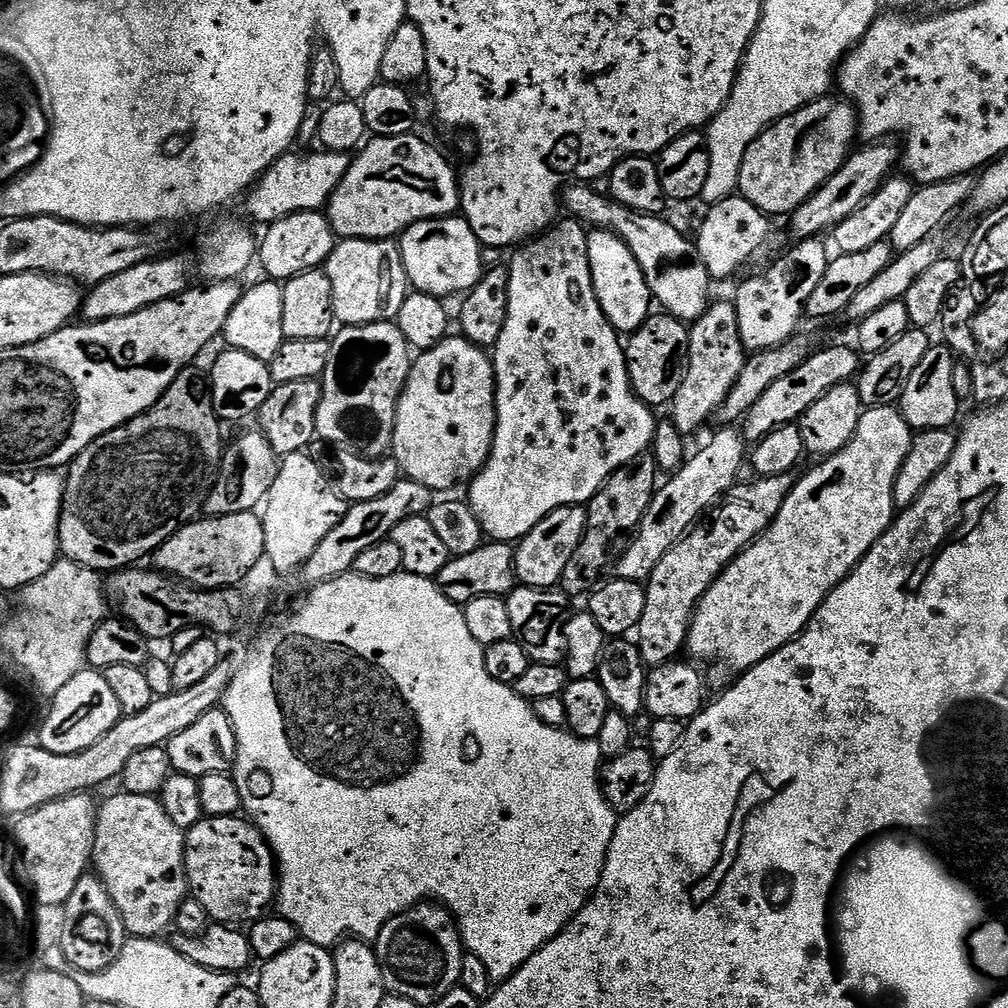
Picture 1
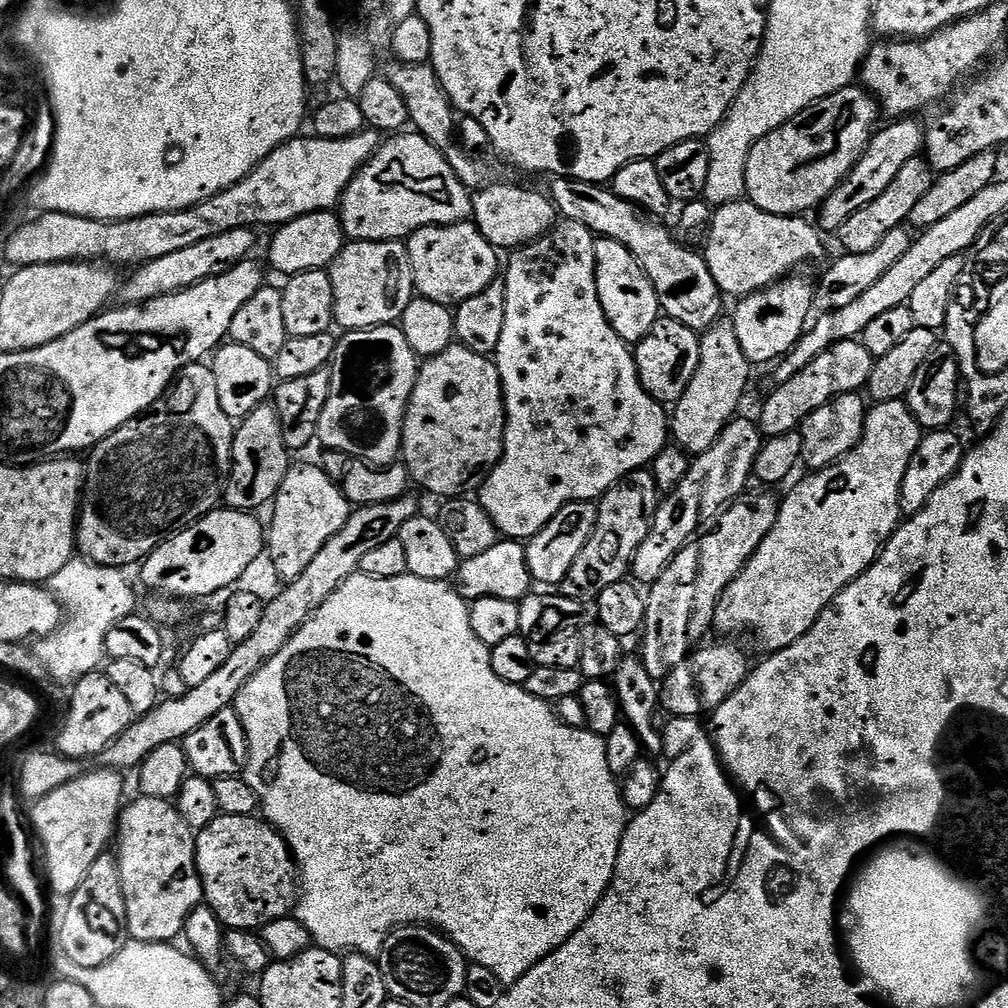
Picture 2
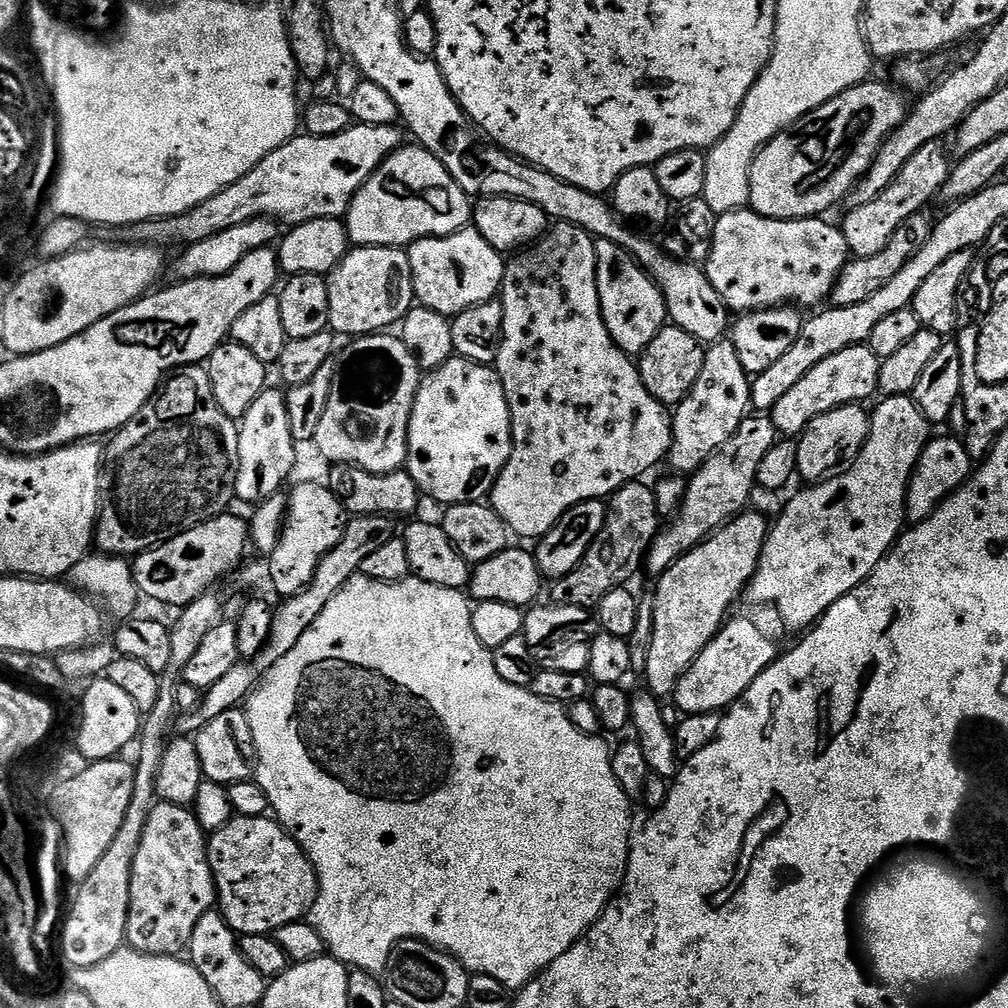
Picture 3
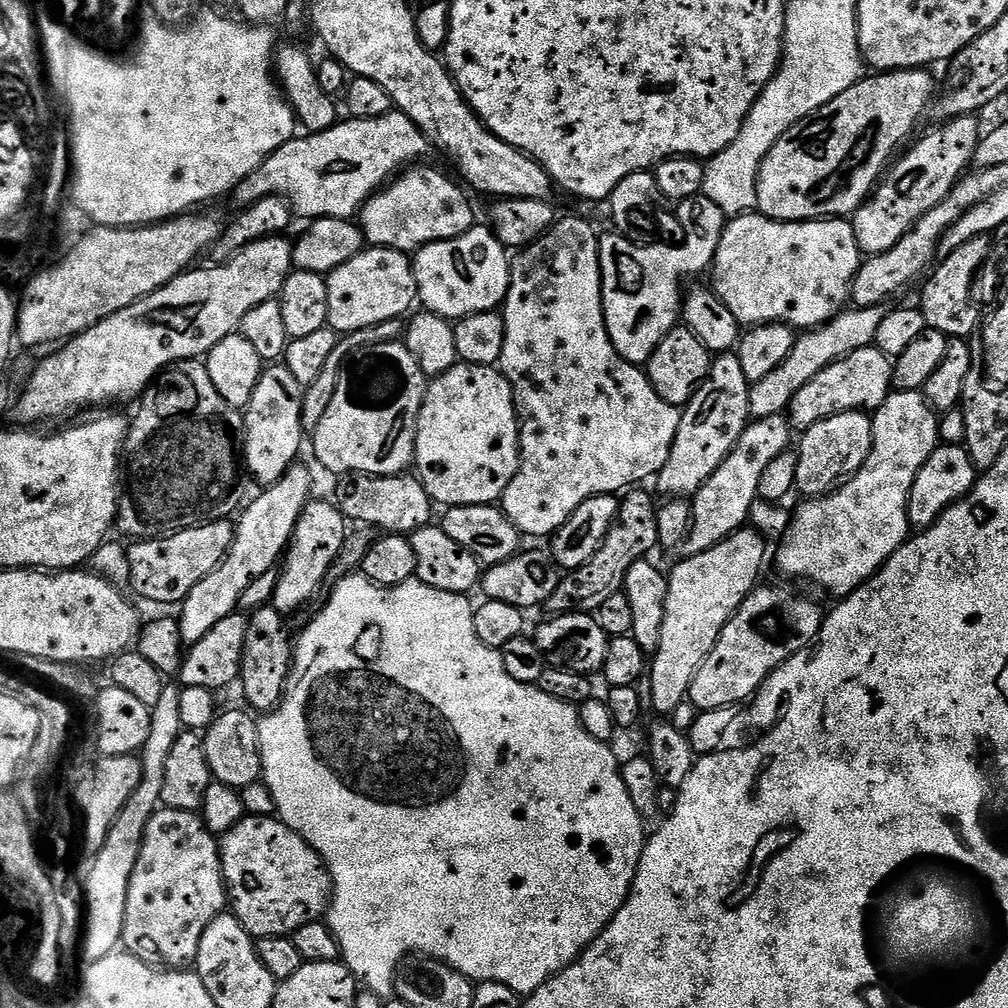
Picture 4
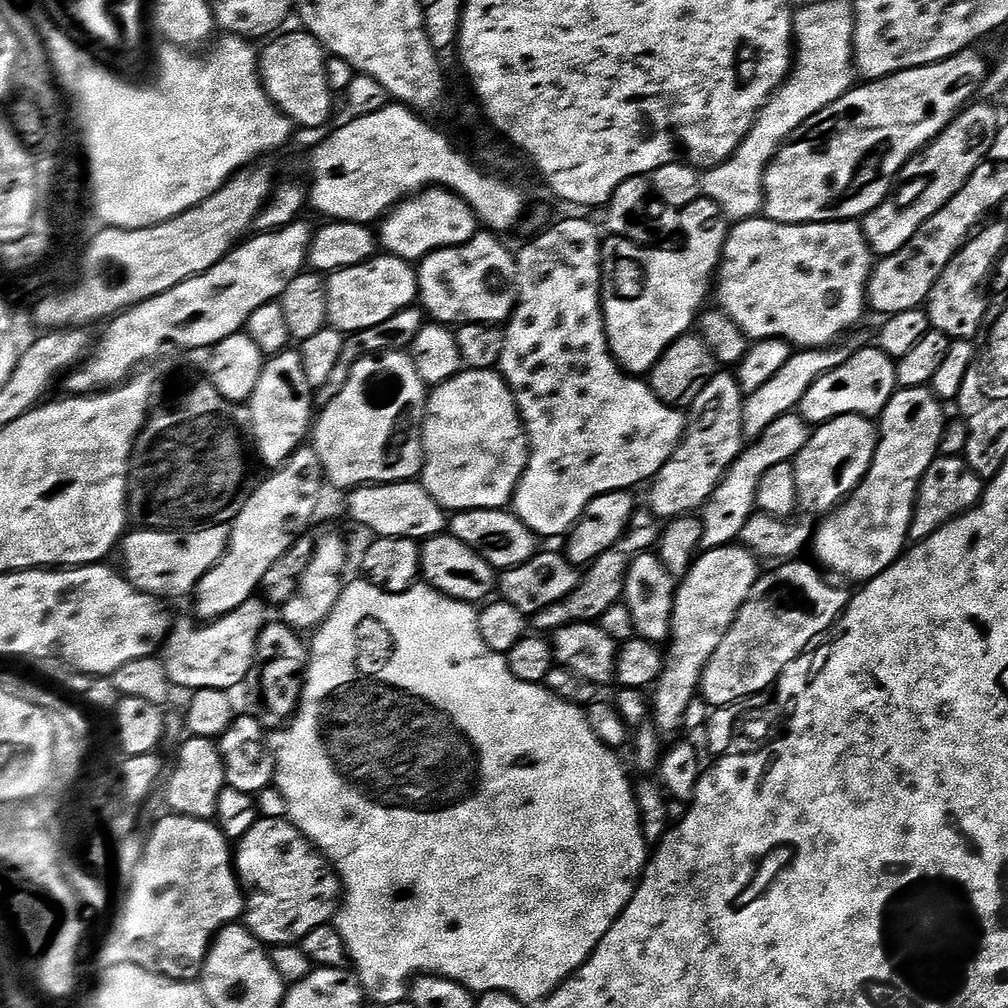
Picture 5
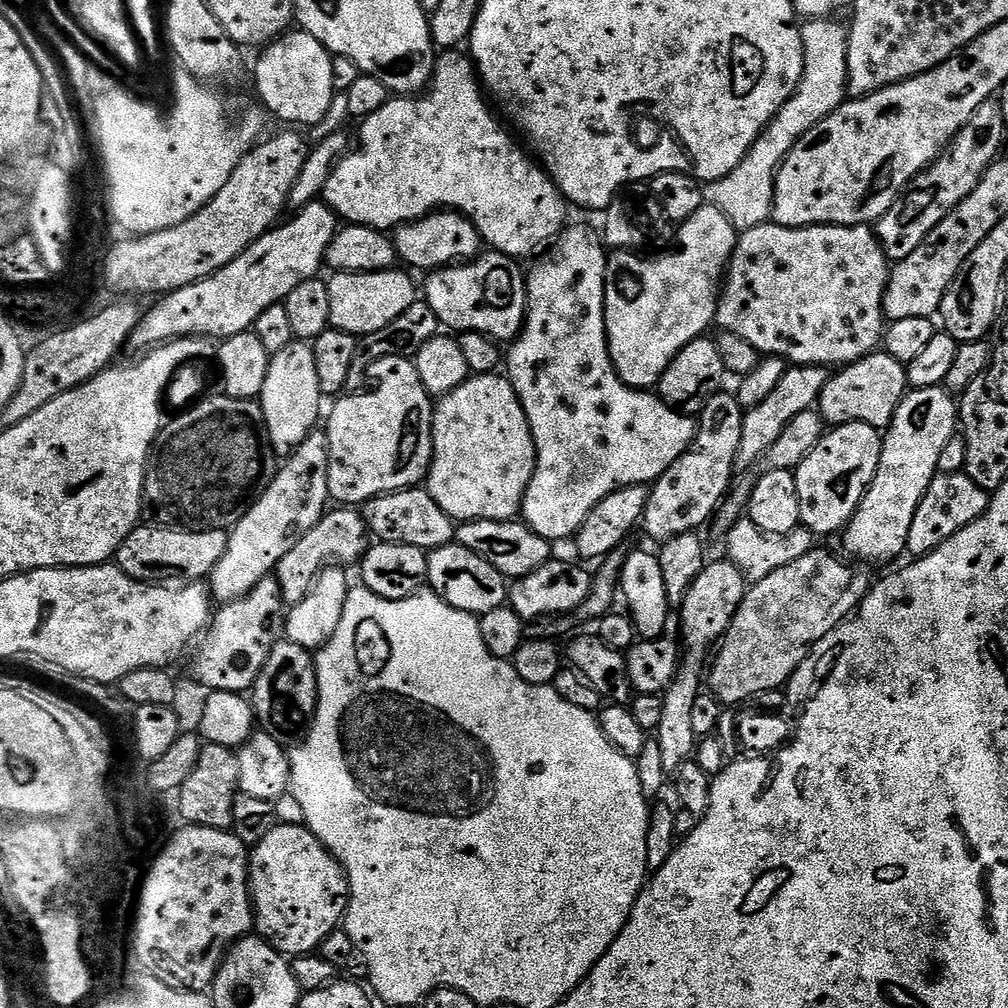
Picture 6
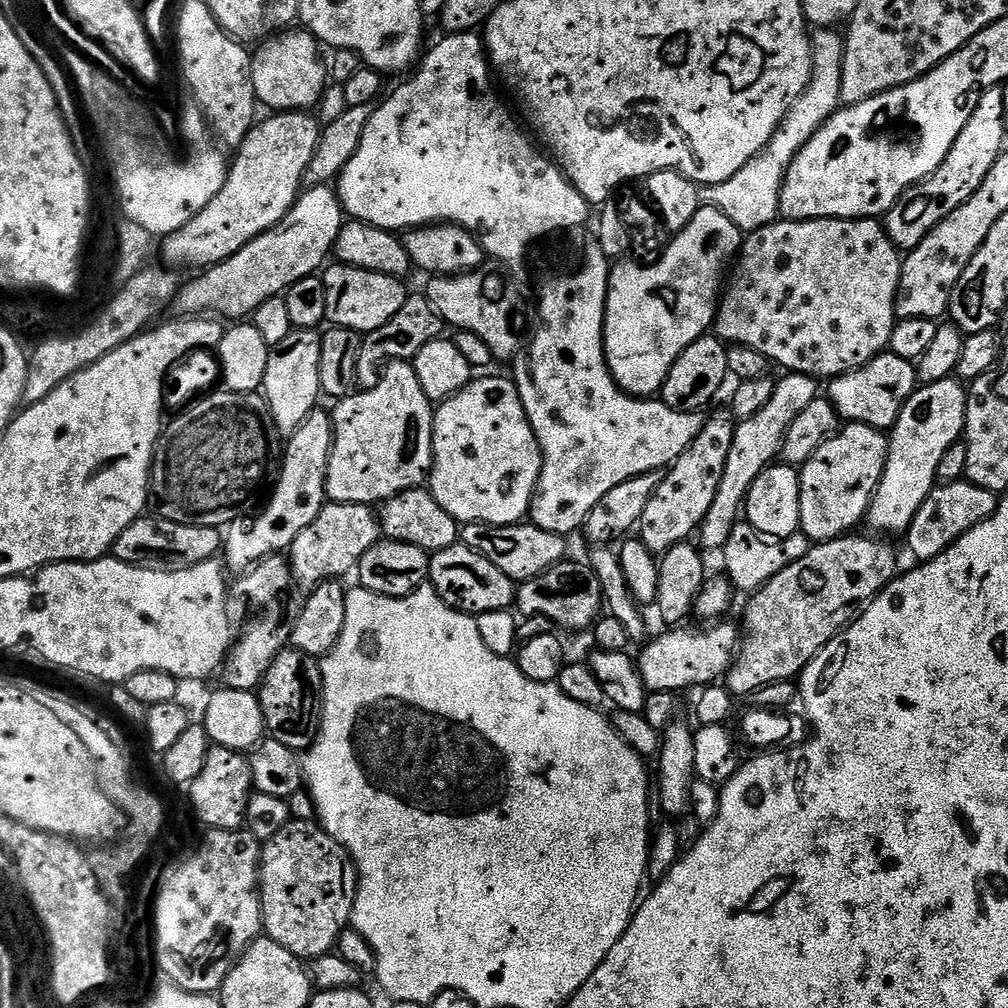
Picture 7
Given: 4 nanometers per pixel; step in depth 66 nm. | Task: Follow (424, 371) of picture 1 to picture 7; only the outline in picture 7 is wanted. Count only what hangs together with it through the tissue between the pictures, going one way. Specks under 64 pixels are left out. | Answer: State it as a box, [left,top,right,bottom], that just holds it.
[430,374,544,528]

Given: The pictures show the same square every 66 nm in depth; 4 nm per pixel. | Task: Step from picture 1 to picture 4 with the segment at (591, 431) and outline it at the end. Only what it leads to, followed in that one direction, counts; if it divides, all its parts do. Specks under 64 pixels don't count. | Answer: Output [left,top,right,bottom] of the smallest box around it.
[499,216,681,537]

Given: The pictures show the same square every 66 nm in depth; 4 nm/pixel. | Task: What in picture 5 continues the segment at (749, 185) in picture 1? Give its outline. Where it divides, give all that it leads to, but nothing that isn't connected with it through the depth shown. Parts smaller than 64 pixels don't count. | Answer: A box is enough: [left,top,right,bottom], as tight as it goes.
[763,47,990,224]

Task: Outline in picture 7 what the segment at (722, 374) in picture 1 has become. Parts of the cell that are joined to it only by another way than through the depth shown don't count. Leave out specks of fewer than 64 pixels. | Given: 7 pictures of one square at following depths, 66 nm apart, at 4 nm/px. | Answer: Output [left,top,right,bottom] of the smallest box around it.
[638,410,737,554]

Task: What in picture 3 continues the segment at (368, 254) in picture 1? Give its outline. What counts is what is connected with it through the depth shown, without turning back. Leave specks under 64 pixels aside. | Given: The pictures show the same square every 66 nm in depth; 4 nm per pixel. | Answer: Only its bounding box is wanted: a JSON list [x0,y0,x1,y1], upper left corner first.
[326,247,414,338]

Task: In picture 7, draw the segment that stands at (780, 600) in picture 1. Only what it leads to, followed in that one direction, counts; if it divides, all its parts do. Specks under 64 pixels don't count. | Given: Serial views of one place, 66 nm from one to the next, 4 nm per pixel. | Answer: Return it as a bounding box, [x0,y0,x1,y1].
[866,378,969,537]

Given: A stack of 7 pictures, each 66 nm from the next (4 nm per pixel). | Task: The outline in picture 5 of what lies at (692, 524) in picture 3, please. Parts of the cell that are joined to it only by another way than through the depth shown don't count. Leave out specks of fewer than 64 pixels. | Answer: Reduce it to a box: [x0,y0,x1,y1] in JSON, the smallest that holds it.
[699,411,810,549]

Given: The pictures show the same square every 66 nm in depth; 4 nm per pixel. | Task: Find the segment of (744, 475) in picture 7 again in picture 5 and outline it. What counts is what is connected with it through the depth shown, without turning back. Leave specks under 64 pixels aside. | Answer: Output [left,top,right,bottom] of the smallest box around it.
[742,346,849,438]

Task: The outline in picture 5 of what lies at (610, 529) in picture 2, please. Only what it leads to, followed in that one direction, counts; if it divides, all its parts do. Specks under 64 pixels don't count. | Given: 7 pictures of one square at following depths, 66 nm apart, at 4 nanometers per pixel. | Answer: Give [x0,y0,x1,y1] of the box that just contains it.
[531,506,662,634]

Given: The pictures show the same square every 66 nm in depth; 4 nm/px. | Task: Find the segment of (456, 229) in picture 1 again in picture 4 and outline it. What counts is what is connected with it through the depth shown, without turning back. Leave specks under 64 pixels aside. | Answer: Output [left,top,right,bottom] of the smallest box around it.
[412,226,512,322]

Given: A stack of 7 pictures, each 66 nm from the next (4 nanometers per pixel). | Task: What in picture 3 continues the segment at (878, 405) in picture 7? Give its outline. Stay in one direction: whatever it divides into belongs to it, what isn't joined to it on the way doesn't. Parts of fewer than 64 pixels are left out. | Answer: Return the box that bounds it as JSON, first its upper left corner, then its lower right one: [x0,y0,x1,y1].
[770,343,880,438]

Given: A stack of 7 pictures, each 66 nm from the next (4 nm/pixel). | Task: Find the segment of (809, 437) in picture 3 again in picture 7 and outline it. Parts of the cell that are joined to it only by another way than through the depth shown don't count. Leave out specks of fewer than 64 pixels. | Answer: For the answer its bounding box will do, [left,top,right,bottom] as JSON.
[800,422,889,541]

